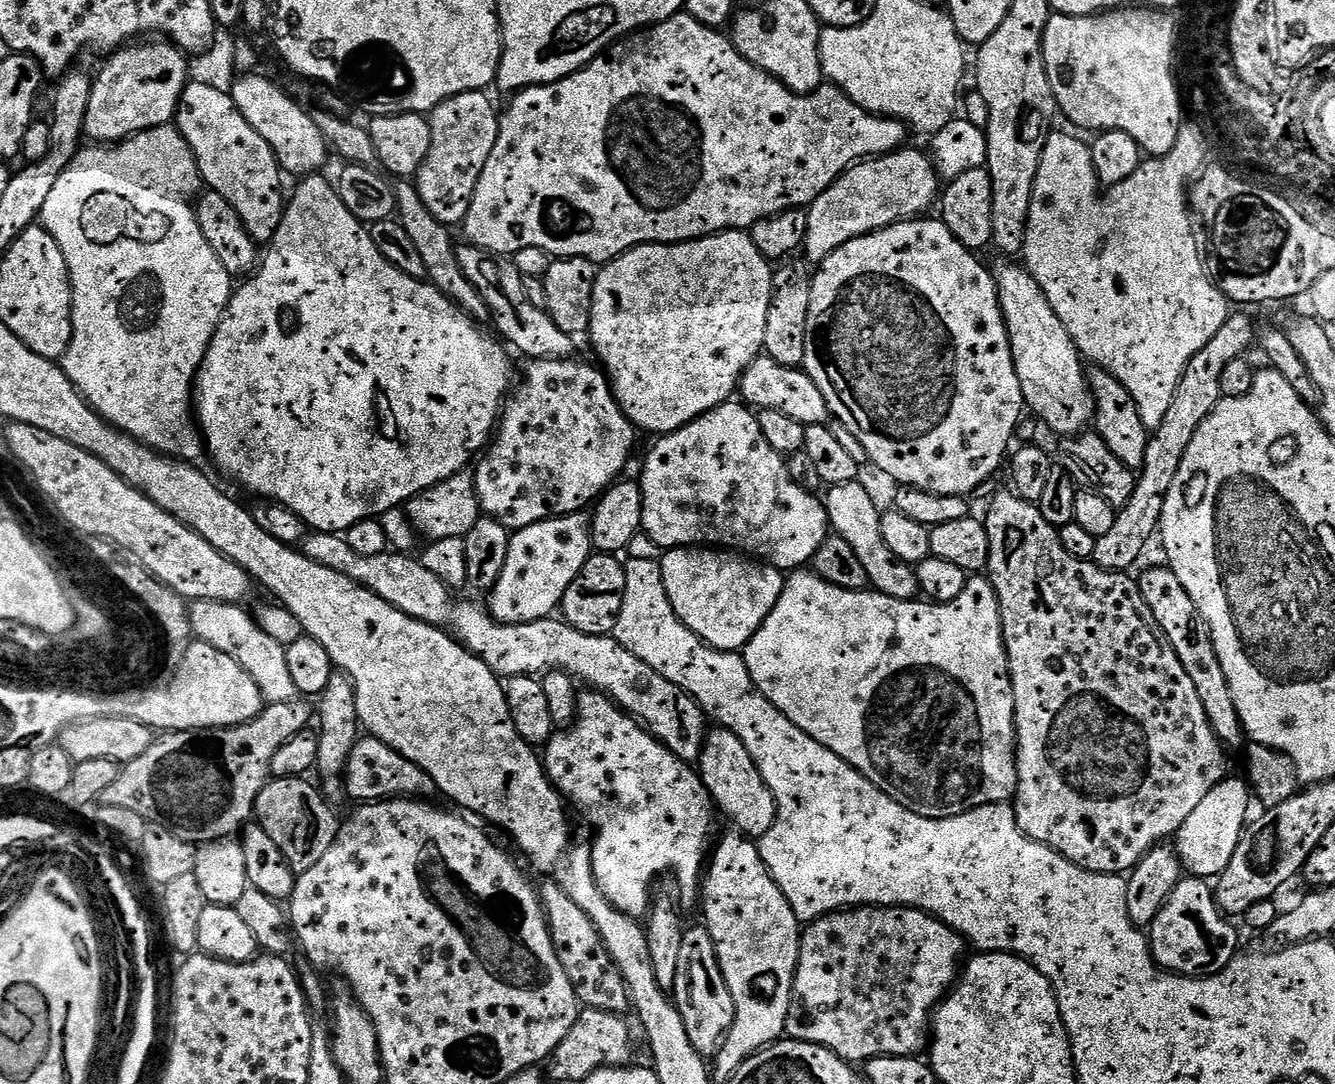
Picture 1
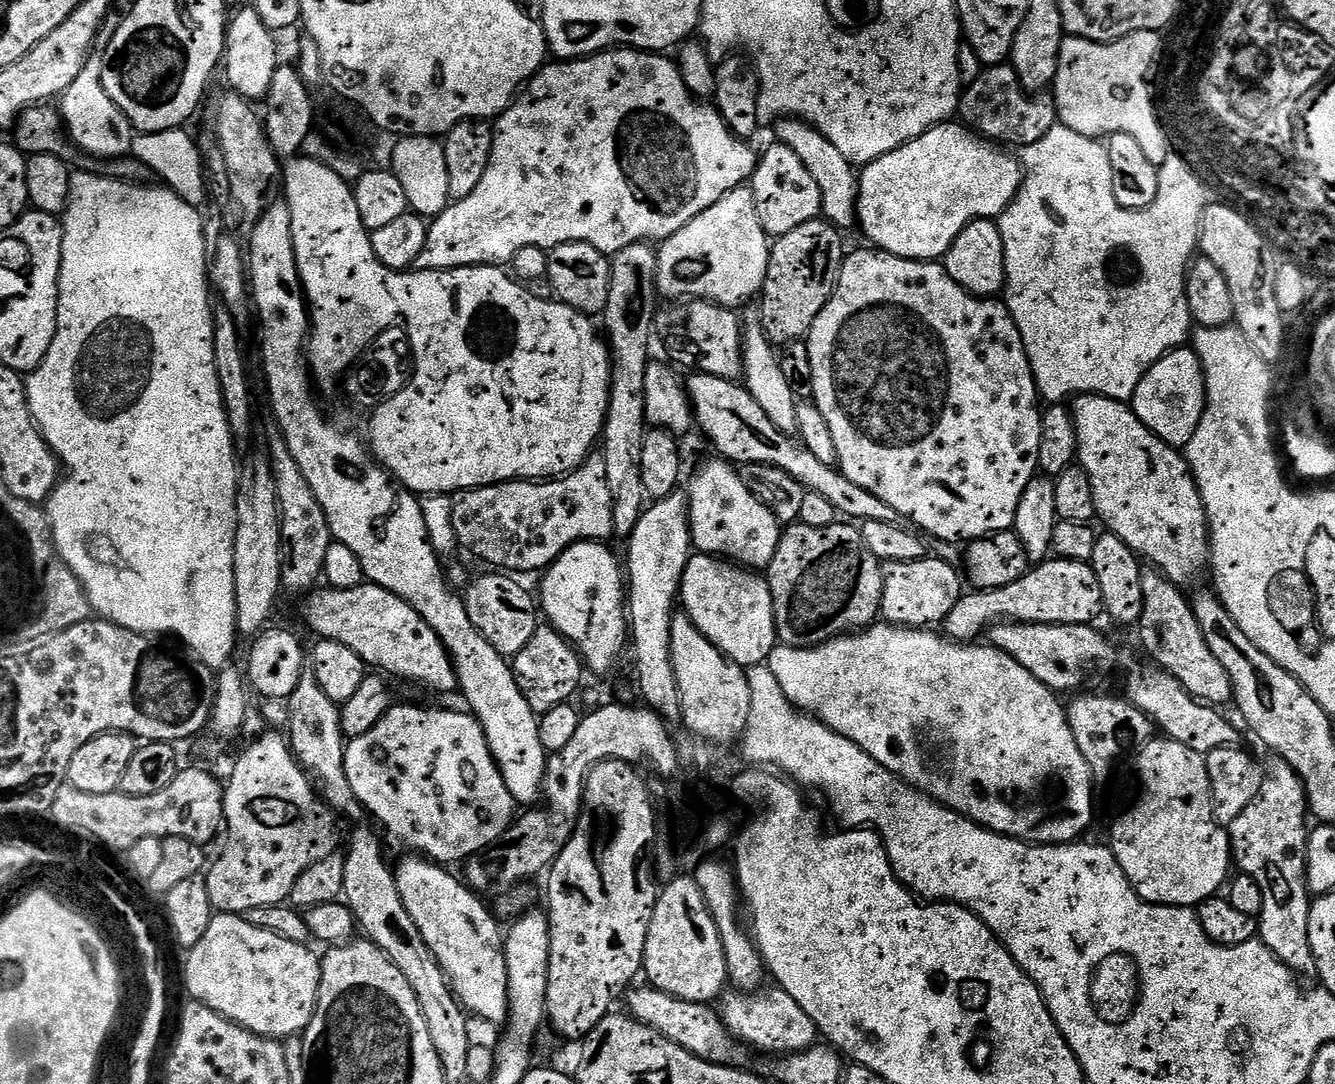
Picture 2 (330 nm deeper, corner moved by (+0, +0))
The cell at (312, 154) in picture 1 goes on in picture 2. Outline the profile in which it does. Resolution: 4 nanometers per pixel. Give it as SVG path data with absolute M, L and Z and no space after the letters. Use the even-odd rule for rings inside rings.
M251 6L241 7L231 13L226 24L224 37L224 54L222 72L228 75L228 84L233 93L244 97L249 102L263 101L270 90L270 82L274 78L278 61L276 61L277 37L258 18L256 9Z

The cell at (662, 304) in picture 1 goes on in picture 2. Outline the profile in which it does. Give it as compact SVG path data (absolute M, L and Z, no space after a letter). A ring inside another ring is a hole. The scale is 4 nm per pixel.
M751 187L735 188L659 245L656 291L668 302L699 298L739 309L739 304L746 303L751 296L752 299L759 297L768 269L769 251L770 237L762 230Z

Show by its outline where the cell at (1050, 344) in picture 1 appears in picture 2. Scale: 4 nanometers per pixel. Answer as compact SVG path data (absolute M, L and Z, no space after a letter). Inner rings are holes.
M1081 394L1075 397L1071 410L1078 434L1078 463L1086 470L1086 474L1090 474L1099 523L1104 523L1107 531L1122 538L1130 550L1157 569L1171 584L1187 586L1194 583L1203 572L1207 573L1210 568L1208 515L1187 459L1177 449L1159 440L1132 413L1131 407L1120 400Z

